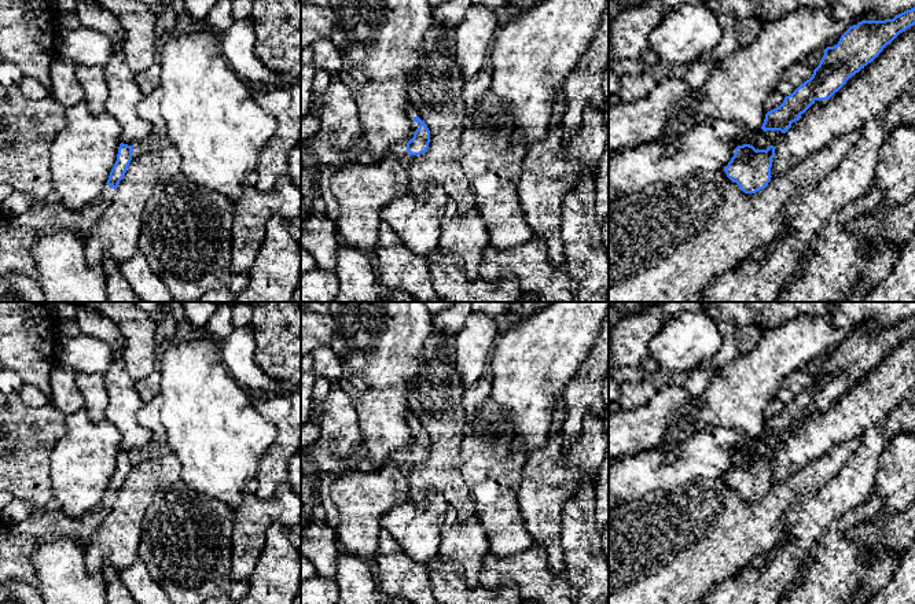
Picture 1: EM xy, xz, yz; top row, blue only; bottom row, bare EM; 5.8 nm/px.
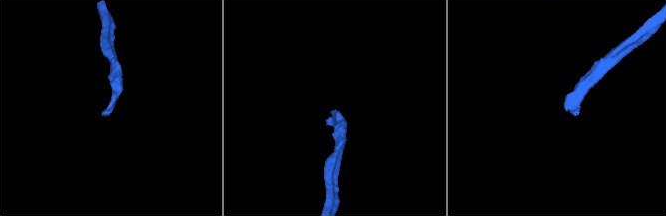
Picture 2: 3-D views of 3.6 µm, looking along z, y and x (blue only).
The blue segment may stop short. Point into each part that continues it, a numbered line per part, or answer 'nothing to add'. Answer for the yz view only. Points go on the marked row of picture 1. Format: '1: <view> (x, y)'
nothing to add

